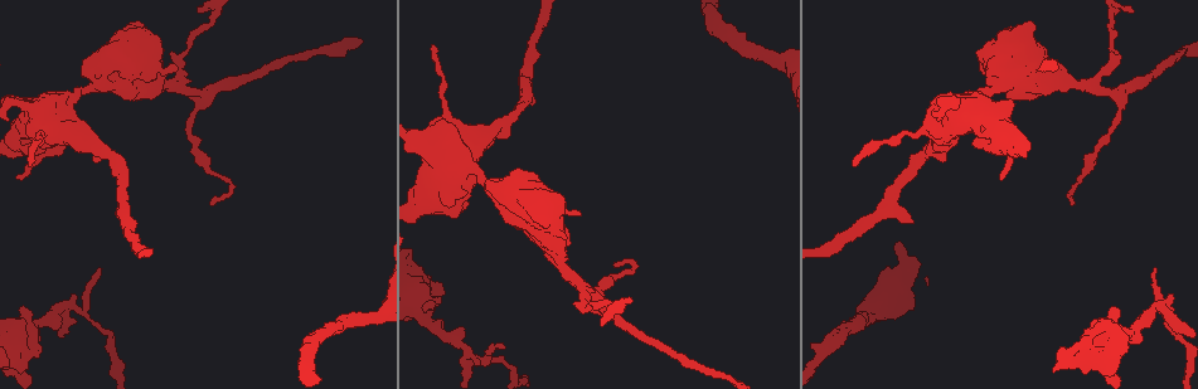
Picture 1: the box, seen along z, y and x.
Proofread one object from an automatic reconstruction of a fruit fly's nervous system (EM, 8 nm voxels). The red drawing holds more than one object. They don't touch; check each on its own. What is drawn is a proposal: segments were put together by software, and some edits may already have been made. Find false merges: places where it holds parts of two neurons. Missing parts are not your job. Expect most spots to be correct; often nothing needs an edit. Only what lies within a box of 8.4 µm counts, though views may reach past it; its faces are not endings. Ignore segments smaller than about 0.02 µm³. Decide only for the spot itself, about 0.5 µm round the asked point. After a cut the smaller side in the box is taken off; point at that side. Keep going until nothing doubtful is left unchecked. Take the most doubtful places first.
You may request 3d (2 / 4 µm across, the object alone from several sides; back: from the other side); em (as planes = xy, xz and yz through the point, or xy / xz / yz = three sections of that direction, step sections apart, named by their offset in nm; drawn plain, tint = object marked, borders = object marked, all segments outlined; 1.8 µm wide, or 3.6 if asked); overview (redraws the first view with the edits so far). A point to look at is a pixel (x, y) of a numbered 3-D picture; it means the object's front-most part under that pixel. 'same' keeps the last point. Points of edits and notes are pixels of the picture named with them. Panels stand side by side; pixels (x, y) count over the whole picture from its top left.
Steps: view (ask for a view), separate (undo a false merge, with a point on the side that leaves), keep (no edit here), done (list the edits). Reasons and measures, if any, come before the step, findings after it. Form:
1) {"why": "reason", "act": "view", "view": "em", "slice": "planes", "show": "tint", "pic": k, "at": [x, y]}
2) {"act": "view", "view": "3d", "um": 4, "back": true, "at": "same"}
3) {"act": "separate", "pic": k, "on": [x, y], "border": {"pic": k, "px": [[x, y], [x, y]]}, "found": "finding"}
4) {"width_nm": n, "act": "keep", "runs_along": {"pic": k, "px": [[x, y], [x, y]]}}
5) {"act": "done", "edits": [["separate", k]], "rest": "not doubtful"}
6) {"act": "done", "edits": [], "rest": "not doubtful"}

{"why": "sharp bend", "act": "view", "view": "em", "slice": "planes", "show": "tint", "pic": 1, "at": [64, 309]}

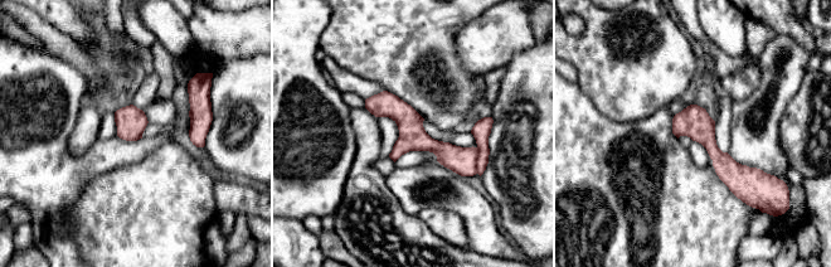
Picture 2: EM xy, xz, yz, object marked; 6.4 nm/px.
{"act": "separate", "pic": 2, "on": [481, 130], "found": "a second neuron is stuck on"}

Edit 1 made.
{"act": "view", "view": "overview"}

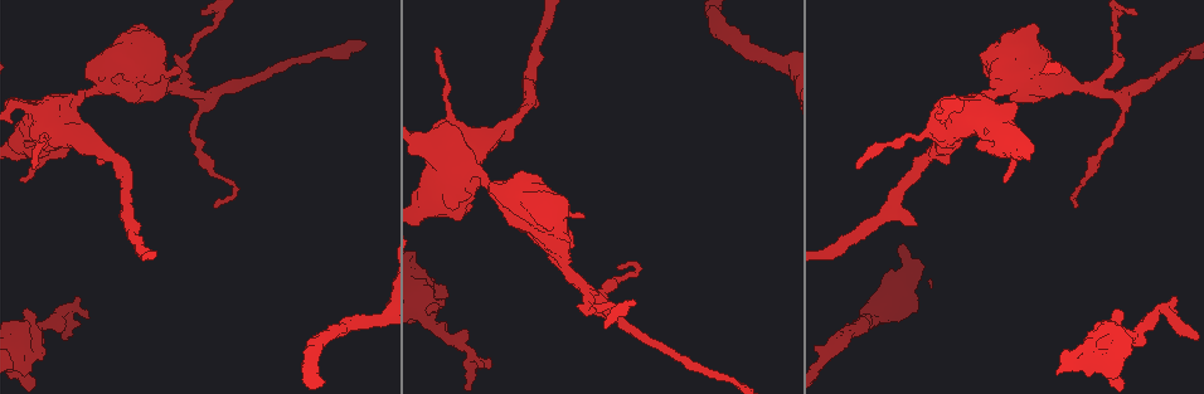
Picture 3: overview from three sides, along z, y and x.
{"why": "touches itself", "act": "view", "view": "3d", "um": 2, "pic": 3, "at": [94, 91]}

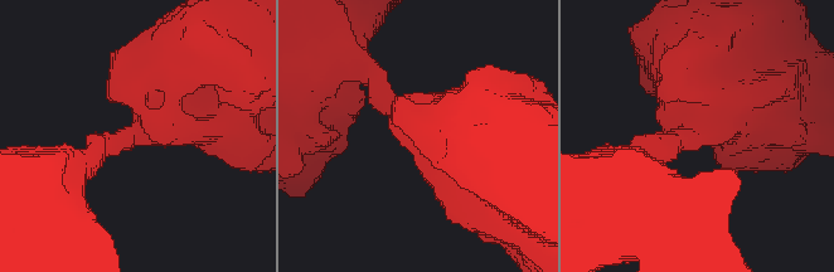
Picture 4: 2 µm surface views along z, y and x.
{"arm_widths_nm": [320, 500], "act": "view", "view": "em", "slice": "xy", "step": 8, "show": "tint", "pic": 4, "at": [128, 140]}

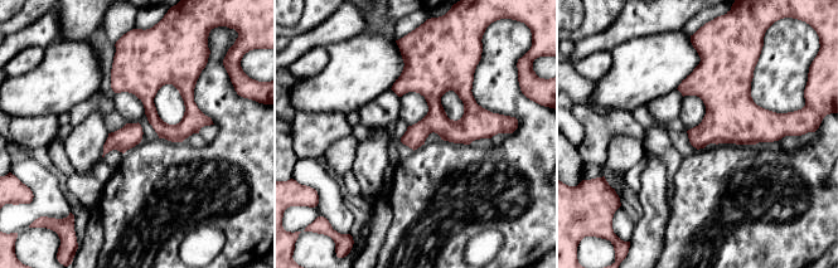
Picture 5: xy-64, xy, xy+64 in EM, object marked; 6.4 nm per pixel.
{"act": "view", "view": "em", "slice": "planes", "show": "borders", "at": "same"}

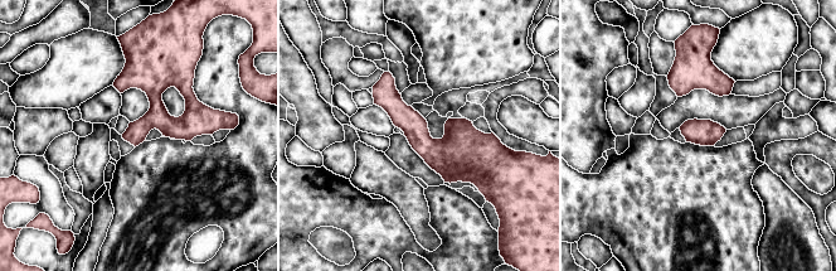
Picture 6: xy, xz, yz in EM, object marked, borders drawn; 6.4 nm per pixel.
{"width_nm": 140, "act": "keep", "runs_along": {"pic": 6, "px": [[131, 58], [171, 76], [213, 129]]}, "found": "all the same neuron"}

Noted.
{"why": "abrupt turn", "act": "view", "view": "em", "slice": "planes", "show": "plain", "pic": 3, "at": [26, 354]}

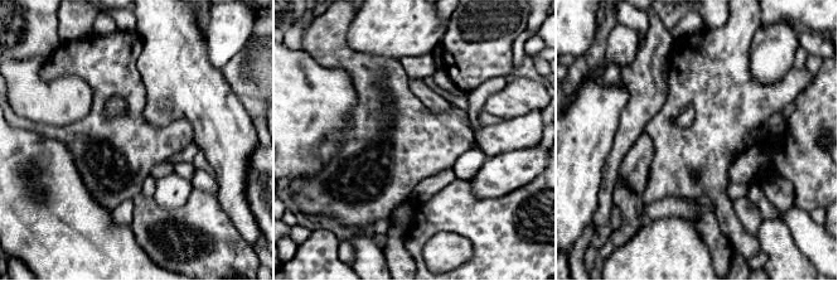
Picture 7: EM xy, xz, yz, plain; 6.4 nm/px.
{"act": "view", "view": "em", "slice": "planes", "show": "borders", "at": "same"}

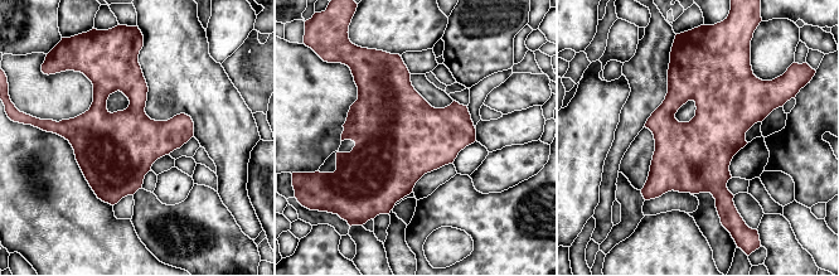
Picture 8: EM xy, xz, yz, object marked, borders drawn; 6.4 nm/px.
{"act": "keep", "found": "all the same neuron"}

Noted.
{"why": "sharp bend", "act": "view", "view": "3d", "um": 4, "pic": 3, "at": [964, 113]}

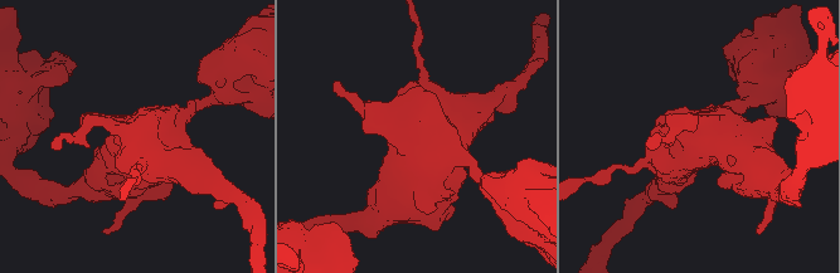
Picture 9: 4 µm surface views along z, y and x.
{"act": "view", "view": "em", "um": 3.6, "slice": "xz", "step": 4, "show": "tint", "pic": 9, "at": [700, 133]}

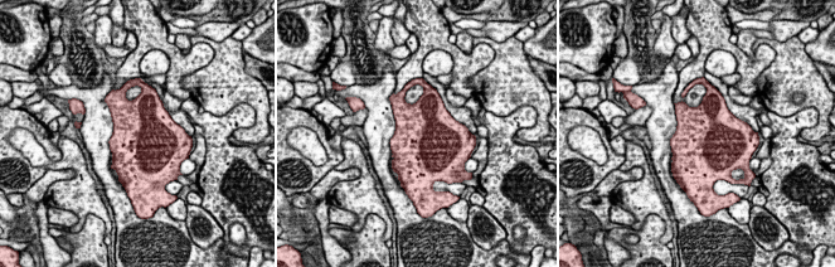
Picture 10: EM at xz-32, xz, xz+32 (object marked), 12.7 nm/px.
{"why": "another direction", "act": "view", "view": "em", "um": 3.6, "slice": "planes", "show": "borders", "at": "same"}

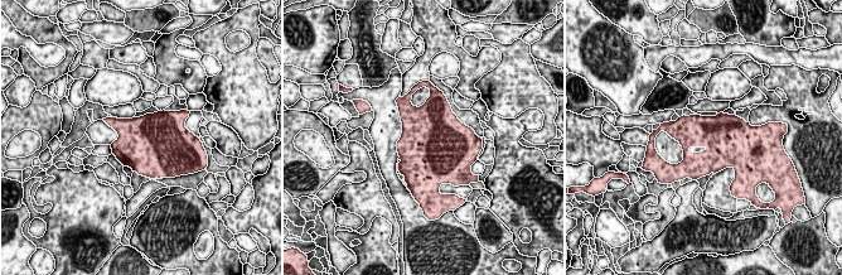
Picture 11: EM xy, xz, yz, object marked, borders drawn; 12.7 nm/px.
{"act": "keep", "found": "continuous, no second neuron"}

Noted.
{"act": "done", "edits": [["separate", 2]], "rest": "not doubtful"}

